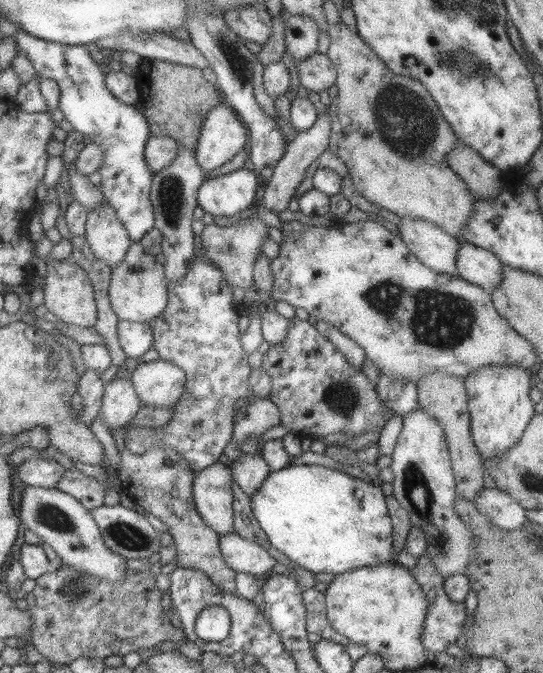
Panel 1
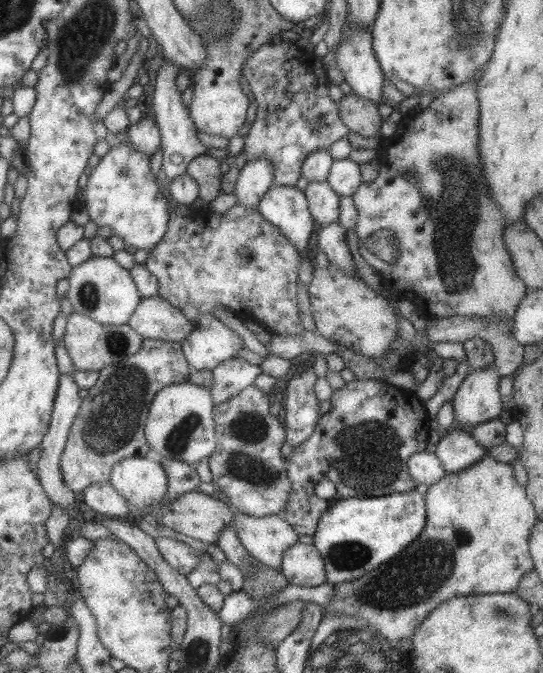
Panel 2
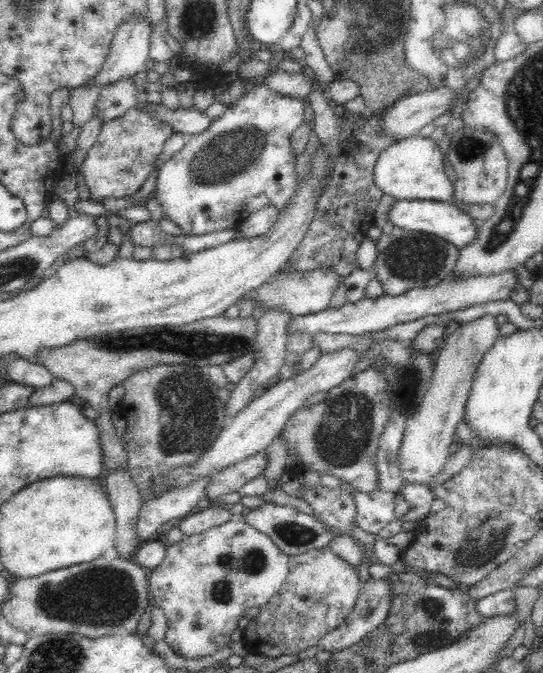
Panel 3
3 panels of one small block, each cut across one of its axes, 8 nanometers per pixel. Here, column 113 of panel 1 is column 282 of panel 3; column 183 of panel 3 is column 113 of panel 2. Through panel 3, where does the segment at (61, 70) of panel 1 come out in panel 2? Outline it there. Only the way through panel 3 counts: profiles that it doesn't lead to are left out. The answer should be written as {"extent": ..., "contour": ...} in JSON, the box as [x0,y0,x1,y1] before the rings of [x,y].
{"extent":[83,142,170,249],"contour":[[[131,142],[111,146],[87,174],[83,206],[97,228],[109,227],[125,245],[152,249],[167,230],[170,210],[151,174],[149,156],[135,150]]]}

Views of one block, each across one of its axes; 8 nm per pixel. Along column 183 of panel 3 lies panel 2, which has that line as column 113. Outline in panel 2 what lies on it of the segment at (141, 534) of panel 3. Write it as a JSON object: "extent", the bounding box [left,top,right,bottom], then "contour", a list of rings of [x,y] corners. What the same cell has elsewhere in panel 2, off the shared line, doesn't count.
{"extent":[82,482,129,517],"contour":[[[109,482],[94,483],[87,486],[82,491],[83,502],[91,511],[95,512],[95,517],[125,517],[129,512],[129,506],[125,503],[125,500],[110,486]]]}

